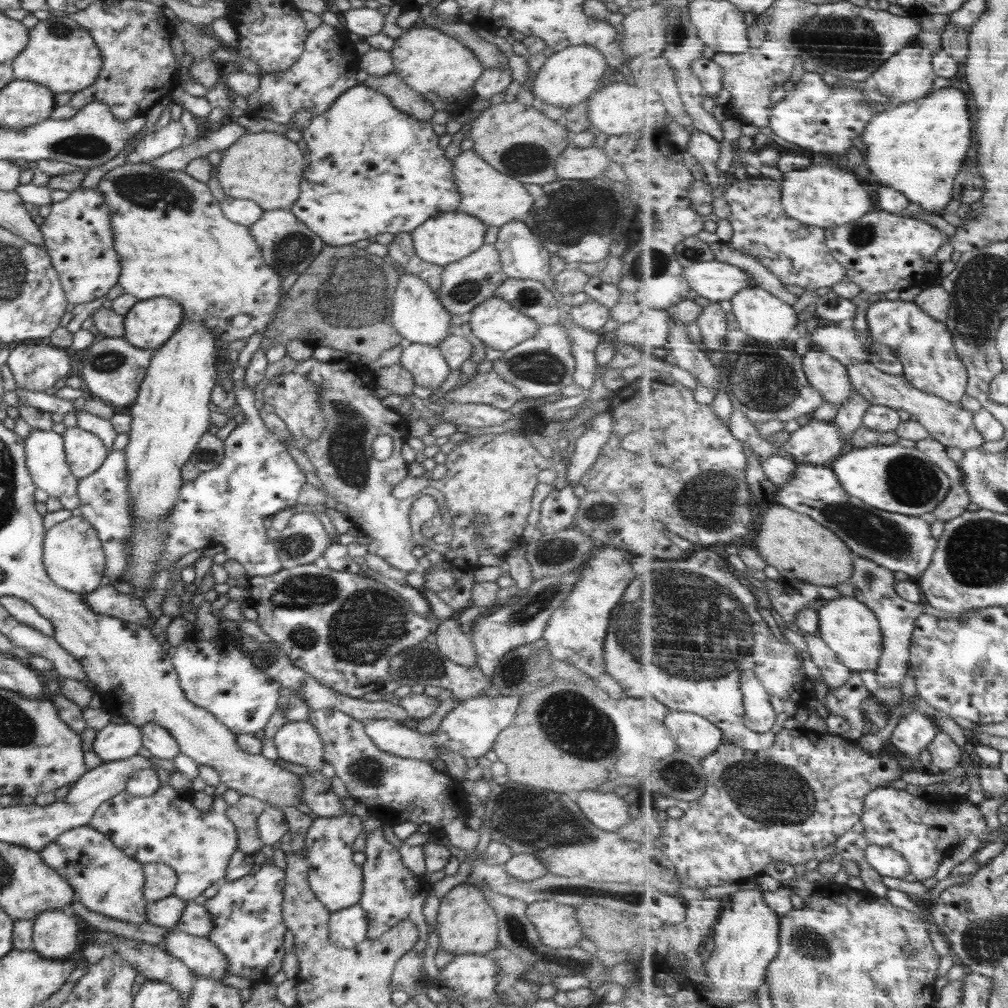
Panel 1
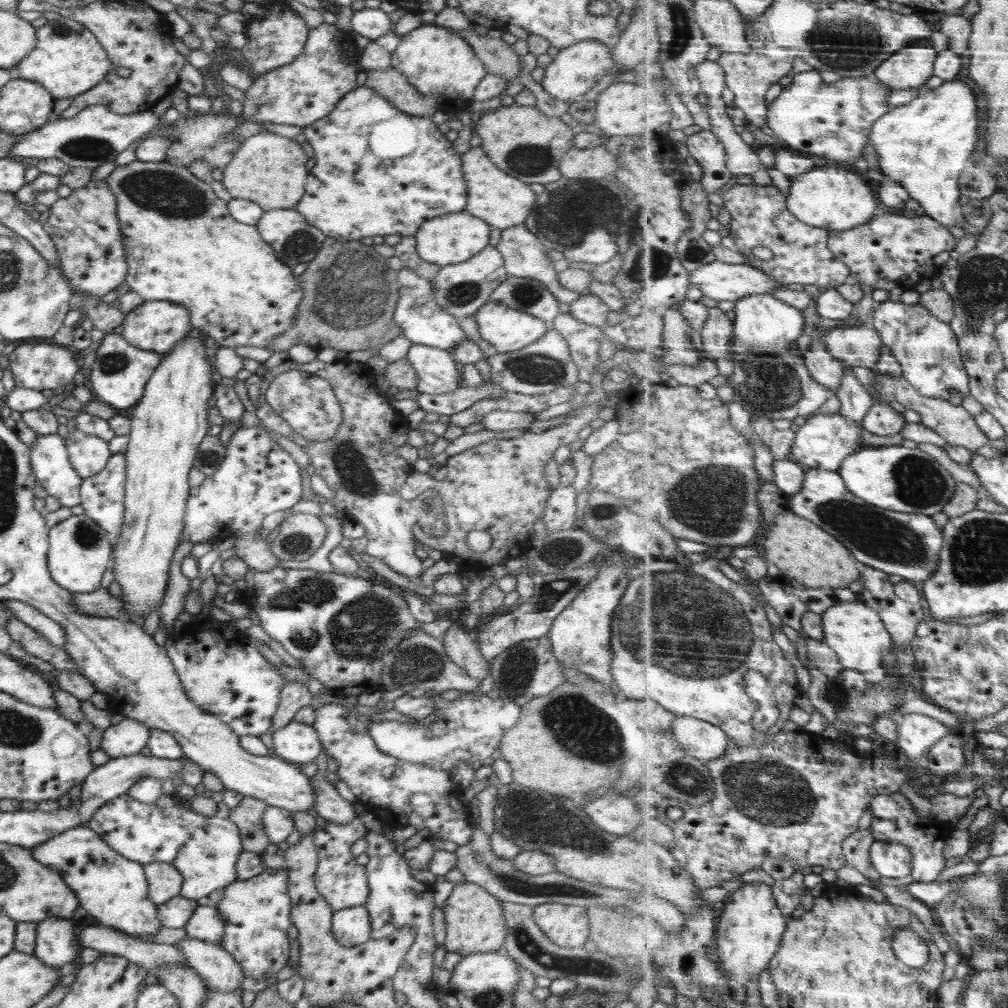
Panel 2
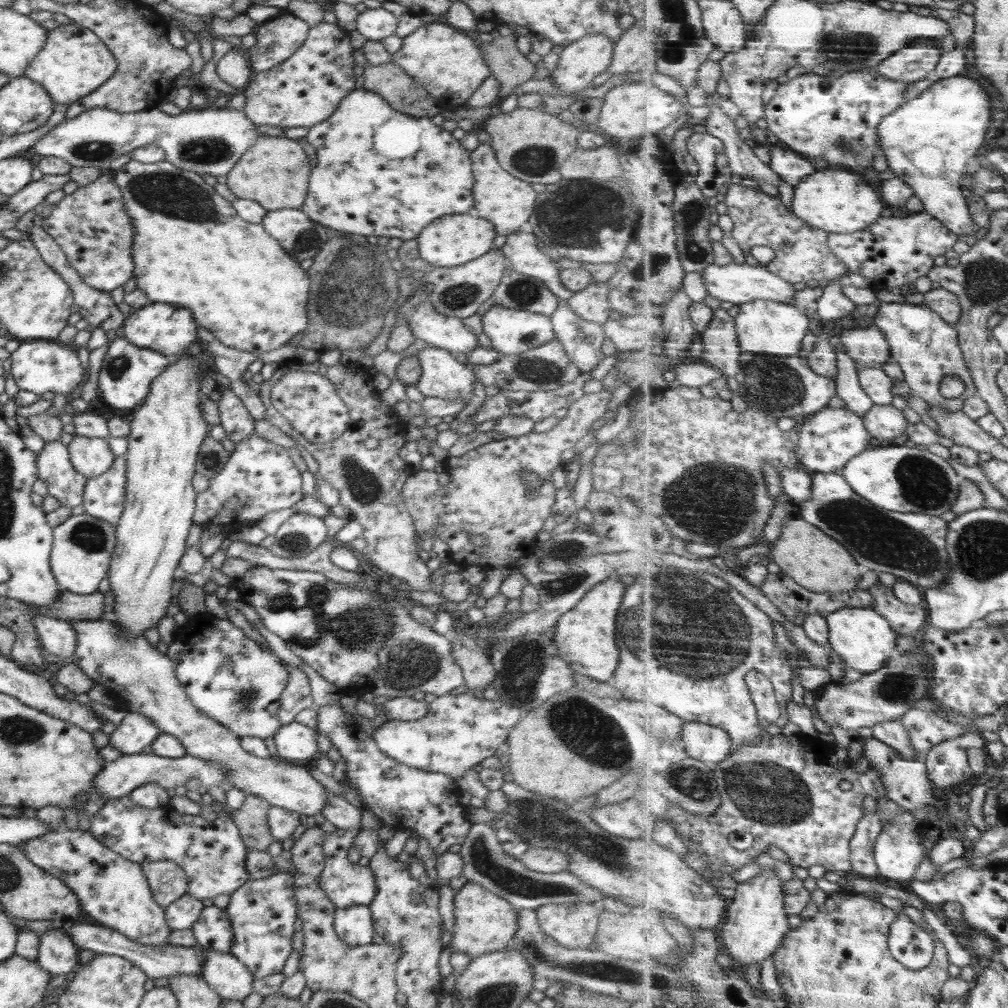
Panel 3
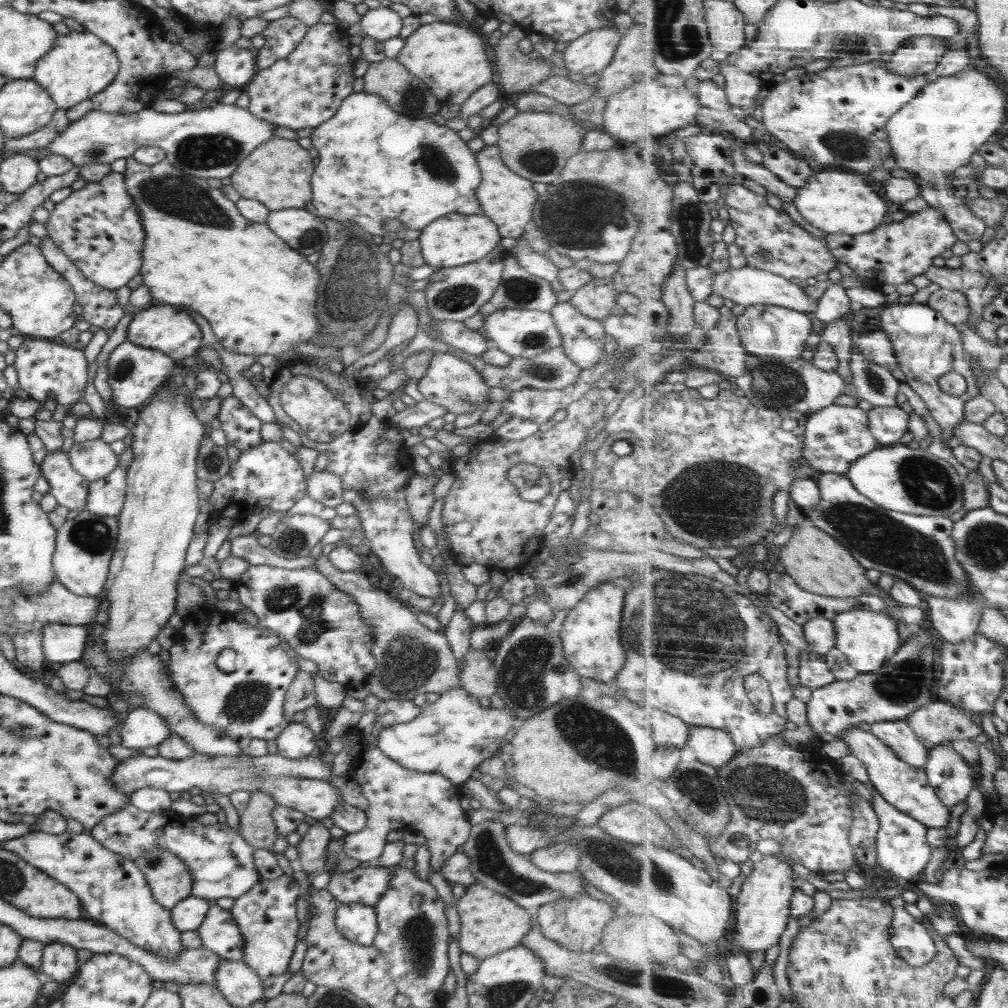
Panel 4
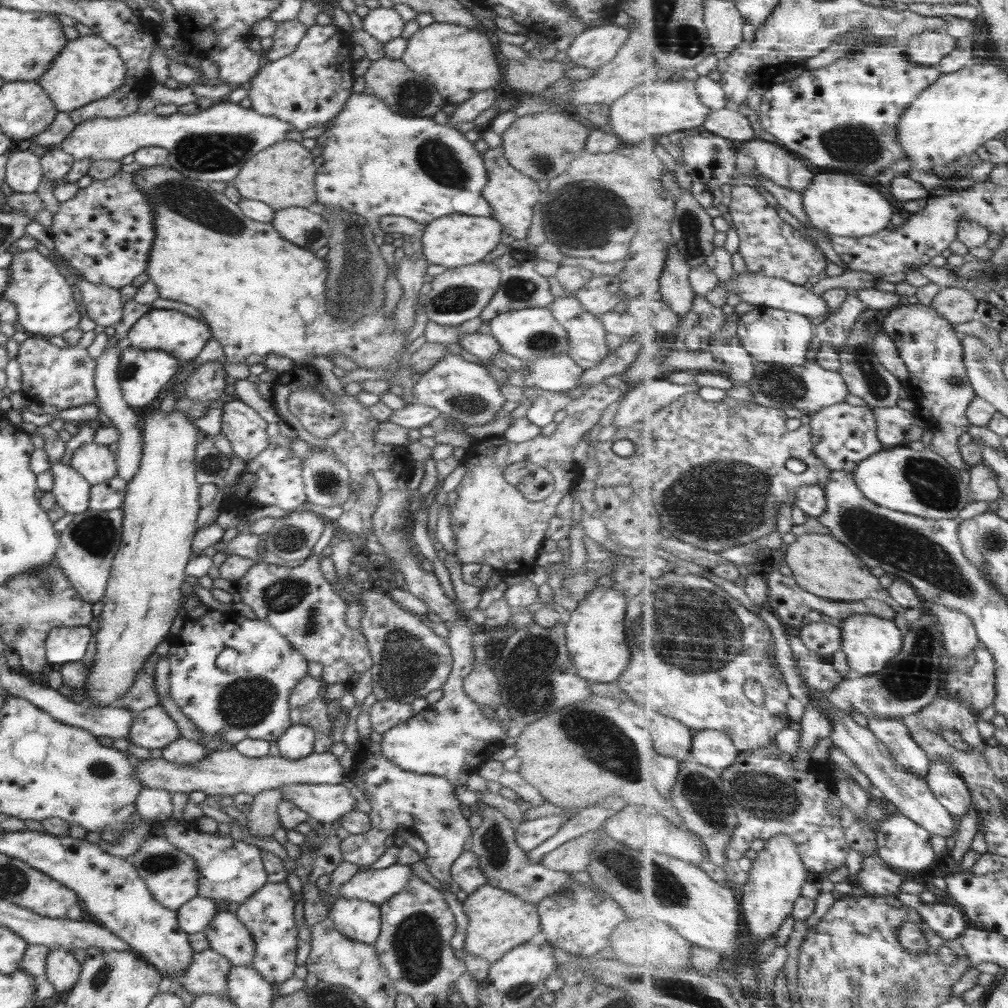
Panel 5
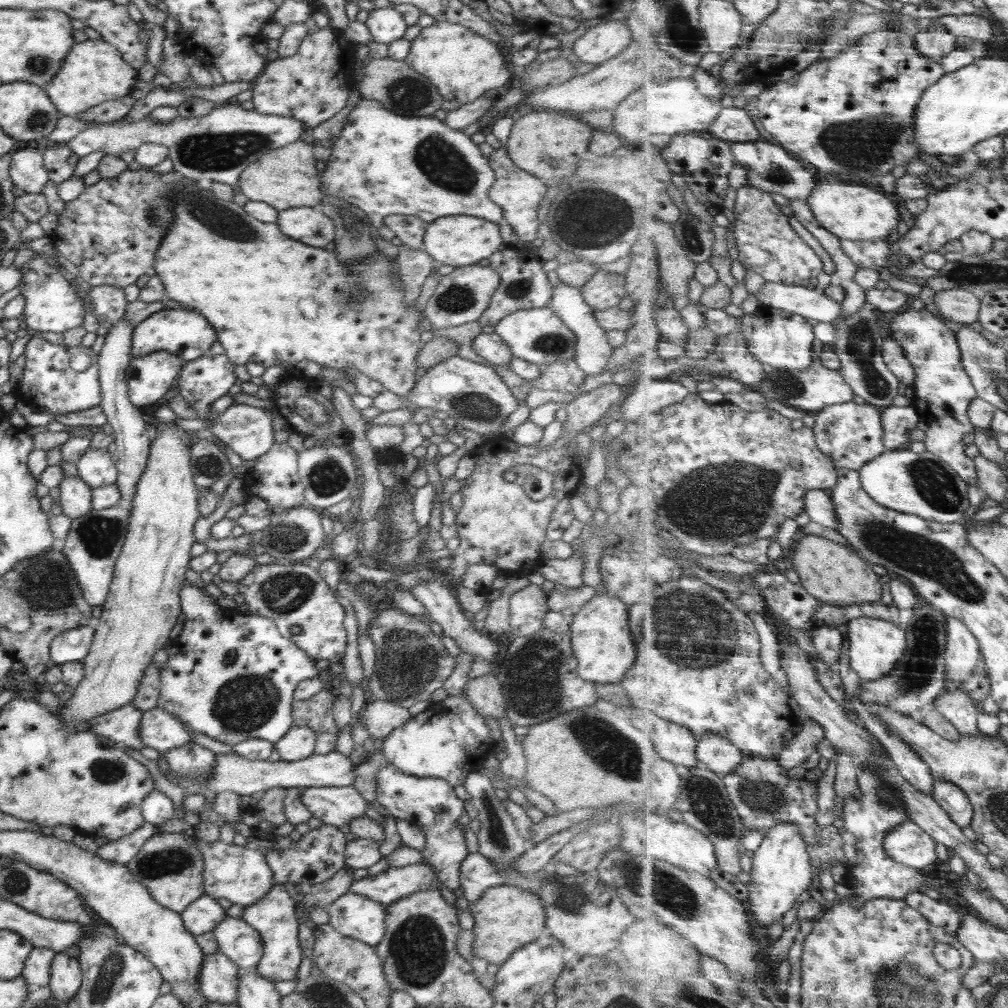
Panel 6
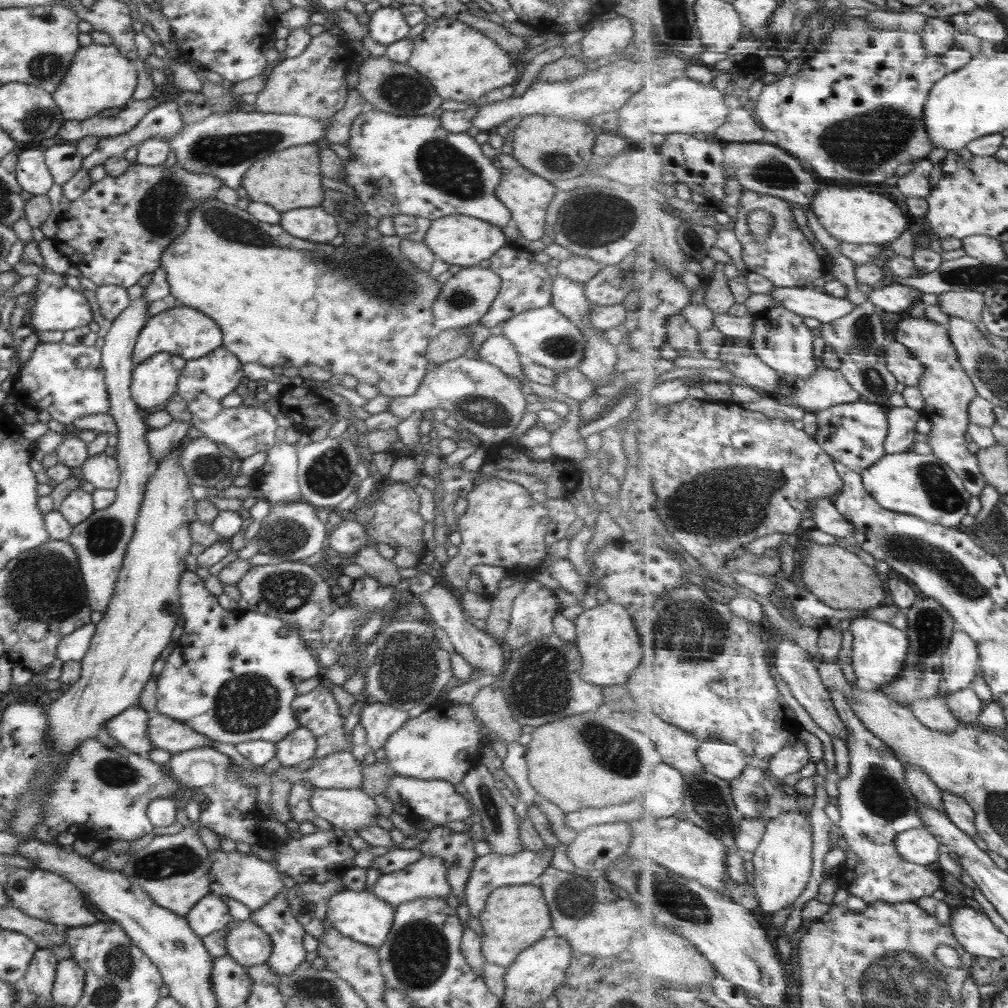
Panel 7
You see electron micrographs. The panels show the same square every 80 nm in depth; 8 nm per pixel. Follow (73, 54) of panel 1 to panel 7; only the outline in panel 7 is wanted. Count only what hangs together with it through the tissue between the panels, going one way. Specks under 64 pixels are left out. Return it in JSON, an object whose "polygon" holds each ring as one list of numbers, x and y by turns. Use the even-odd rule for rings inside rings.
{"polygon":[[91,43,81,46,69,64,56,92,52,92,54,103,66,120,88,120,100,117,100,112,110,108,125,108,138,84,136,64,128,60,113,45]]}

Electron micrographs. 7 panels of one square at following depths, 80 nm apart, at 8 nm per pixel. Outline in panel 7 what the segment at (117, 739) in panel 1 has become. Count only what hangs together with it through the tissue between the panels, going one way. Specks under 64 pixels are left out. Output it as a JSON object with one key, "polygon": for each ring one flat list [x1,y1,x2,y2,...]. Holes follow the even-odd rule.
{"polygon":[[155,710,148,715,148,738,155,748,179,753,192,748,212,747,214,740,193,731,179,720]]}

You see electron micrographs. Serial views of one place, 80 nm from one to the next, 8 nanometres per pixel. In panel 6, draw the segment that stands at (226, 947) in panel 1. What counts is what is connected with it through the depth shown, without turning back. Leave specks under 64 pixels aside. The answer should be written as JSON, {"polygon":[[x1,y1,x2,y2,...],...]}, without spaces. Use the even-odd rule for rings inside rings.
{"polygon":[[275,884,254,904,244,907,242,919,260,933,263,955,254,969,270,982,294,980,302,969,302,949,299,943,299,921,295,914,296,899,288,895,285,885]]}

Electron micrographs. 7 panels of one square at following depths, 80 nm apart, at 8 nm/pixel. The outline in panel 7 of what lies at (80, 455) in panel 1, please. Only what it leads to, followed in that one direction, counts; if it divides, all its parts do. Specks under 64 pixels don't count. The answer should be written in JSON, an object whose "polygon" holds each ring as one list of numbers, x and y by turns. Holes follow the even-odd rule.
{"polygon":[[106,453,89,456,82,464,81,471,83,480,92,483,94,488,117,489,120,471,114,456,108,456]]}

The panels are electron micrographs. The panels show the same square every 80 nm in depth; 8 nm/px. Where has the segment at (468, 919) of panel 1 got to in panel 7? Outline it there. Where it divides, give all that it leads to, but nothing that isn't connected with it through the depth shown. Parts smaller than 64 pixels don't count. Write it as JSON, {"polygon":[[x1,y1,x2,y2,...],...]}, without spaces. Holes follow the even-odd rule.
{"polygon":[[538,883,495,888,486,902,478,916,484,932,480,939,481,953,492,964,508,968,520,952,544,938,546,930,551,928,550,909]]}

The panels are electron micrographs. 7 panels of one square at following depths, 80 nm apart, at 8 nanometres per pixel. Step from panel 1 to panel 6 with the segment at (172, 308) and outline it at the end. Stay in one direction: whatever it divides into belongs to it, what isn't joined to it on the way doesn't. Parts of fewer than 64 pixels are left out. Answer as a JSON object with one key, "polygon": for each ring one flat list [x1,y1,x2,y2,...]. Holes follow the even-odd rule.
{"polygon":[[164,308,151,314,134,327,132,333,132,356,148,355,165,351,182,358,185,362,209,354,210,347,217,341,215,328,196,310,188,308]]}

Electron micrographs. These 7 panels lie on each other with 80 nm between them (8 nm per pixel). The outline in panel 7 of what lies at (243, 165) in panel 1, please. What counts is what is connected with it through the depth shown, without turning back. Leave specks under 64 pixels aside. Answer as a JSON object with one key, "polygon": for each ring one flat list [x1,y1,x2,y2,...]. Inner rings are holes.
{"polygon":[[302,144,274,152,272,156,258,160,244,173,241,186,246,189,250,200,266,202,278,212,288,212,306,206,320,206,324,200,320,180,320,148,316,144]]}

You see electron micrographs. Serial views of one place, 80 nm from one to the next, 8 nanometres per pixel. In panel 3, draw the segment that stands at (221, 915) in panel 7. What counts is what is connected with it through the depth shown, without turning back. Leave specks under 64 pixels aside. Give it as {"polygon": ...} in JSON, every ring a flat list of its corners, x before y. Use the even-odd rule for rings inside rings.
{"polygon":[[186,892,164,907,166,922,172,929,190,929,199,920,199,914,204,907,202,900]]}

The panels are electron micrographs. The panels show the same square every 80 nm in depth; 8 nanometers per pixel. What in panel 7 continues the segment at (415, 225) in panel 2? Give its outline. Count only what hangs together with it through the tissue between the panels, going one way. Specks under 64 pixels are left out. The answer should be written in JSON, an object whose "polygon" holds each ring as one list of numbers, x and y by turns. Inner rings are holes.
{"polygon":[[366,107,364,111,362,111,356,118,354,118,354,122,352,122,352,127,349,130,350,132,350,140,348,140,348,150,352,152,352,156,354,160,350,160,350,162,345,162,343,164,343,172,345,172,345,177,343,181,348,184,348,186,352,186,355,190,355,197,362,205,363,211,370,217,374,217,376,219,382,219,385,217,394,217,398,215,411,215,416,217,421,217,431,222,446,216,450,216,450,214,458,214,465,216,472,216,472,218,476,218,479,220,488,221,489,224,494,226,498,226,501,229,506,227,510,220,512,220,512,213,508,211,508,208,496,198,495,188,500,184,501,172,492,164,492,160,486,158,484,156,481,145,469,136,467,133,461,132,450,132,446,129,442,128,441,121,438,117,433,116,392,116,392,114,388,114,388,112,382,112,379,109,373,109,371,107]]}

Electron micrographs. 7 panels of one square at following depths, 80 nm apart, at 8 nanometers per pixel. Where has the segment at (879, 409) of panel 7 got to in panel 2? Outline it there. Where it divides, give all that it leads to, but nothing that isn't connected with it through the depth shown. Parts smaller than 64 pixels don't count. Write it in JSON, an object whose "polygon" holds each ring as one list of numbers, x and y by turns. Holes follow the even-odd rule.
{"polygon":[[841,411,818,413,808,418,797,432,795,446,792,447,793,459,808,468,839,471,848,457,865,448,861,441,864,429,866,428,863,424,848,420]]}

